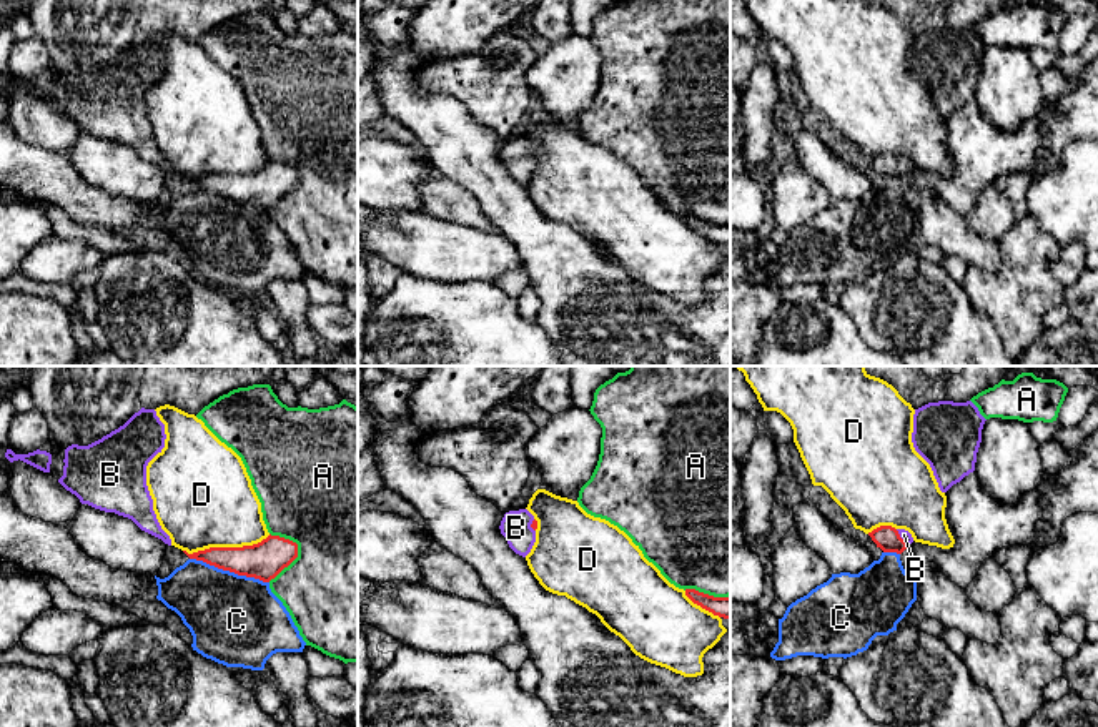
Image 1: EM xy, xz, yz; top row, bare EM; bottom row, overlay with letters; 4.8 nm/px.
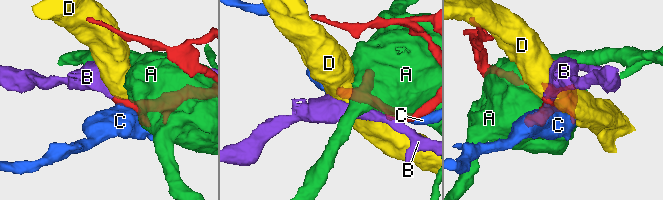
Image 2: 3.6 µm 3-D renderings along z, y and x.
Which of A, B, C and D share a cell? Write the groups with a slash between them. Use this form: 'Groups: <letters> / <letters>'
Groups: A / B / C / D

